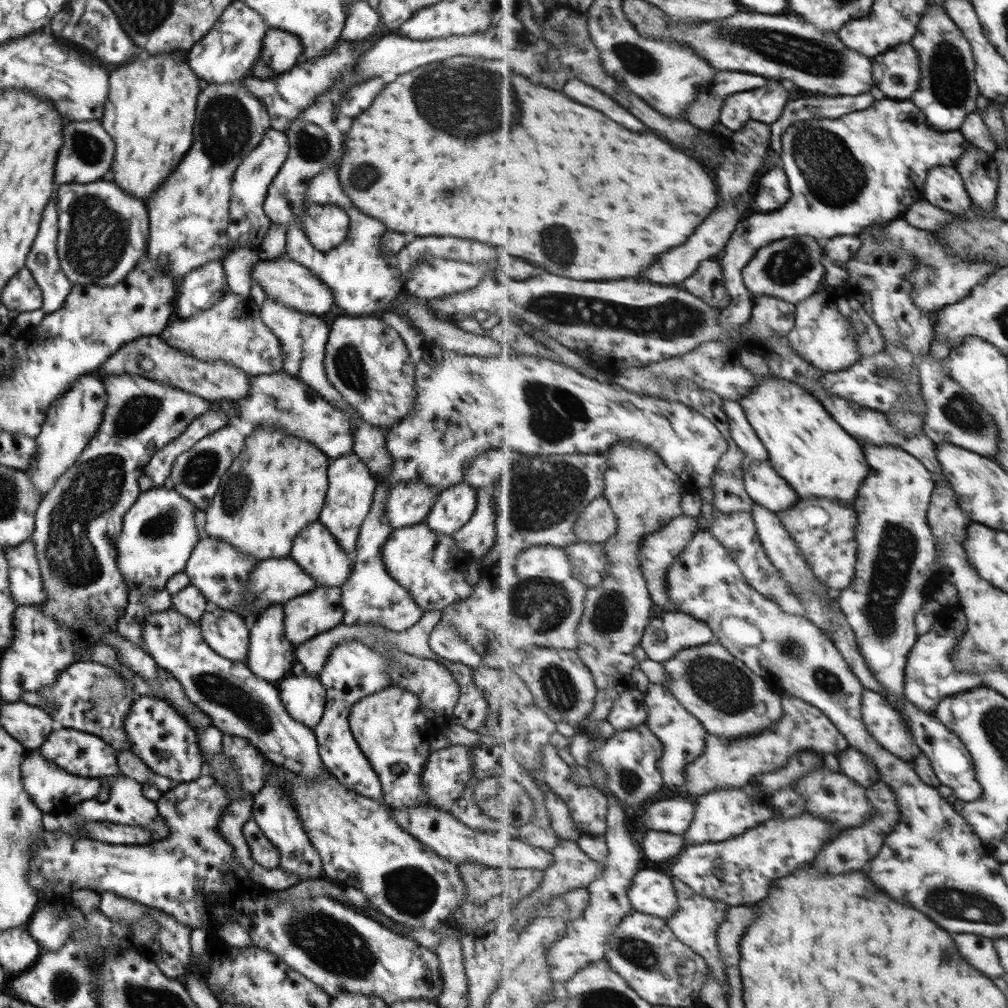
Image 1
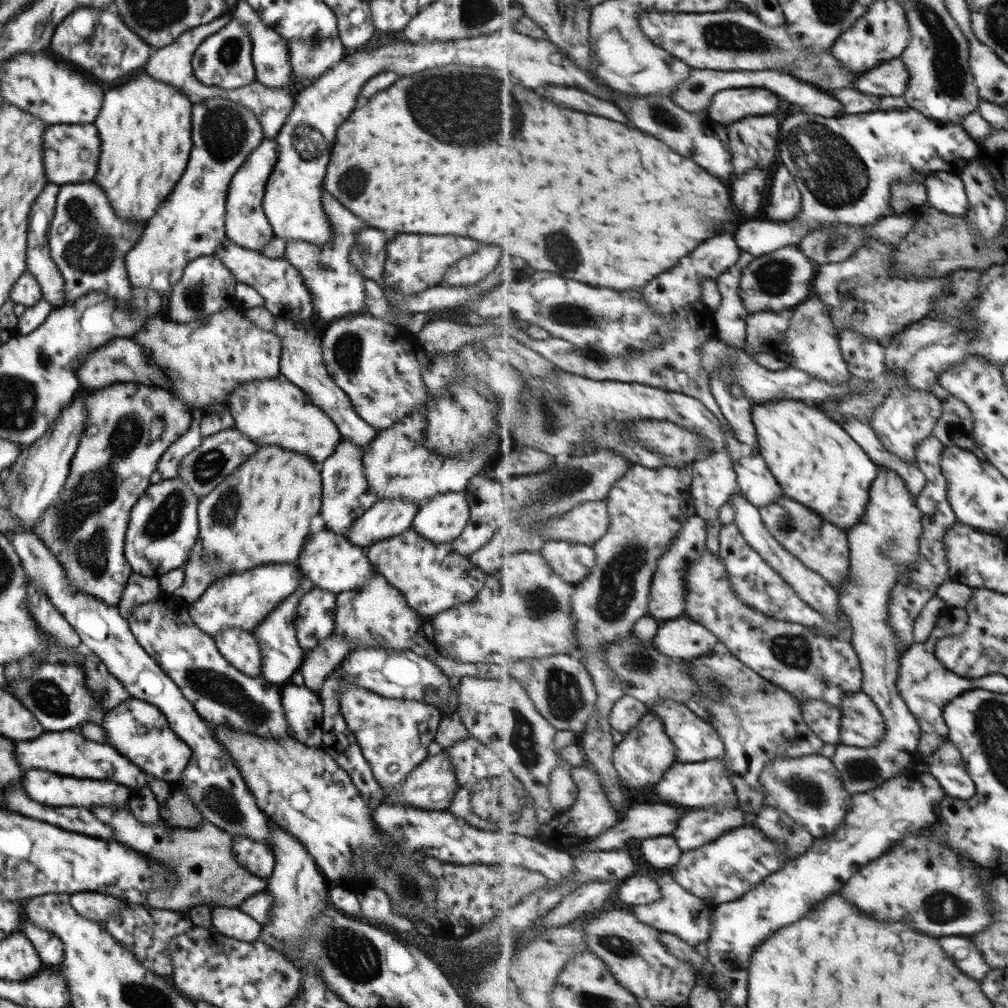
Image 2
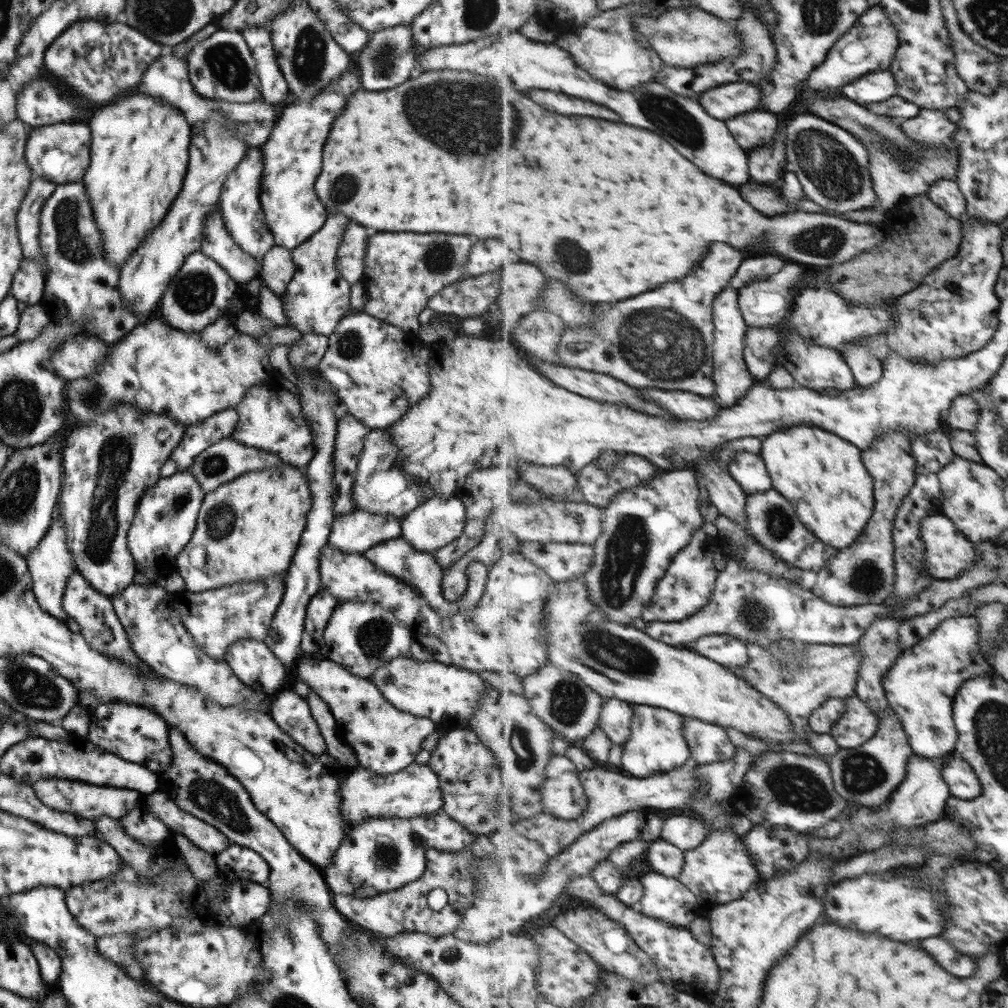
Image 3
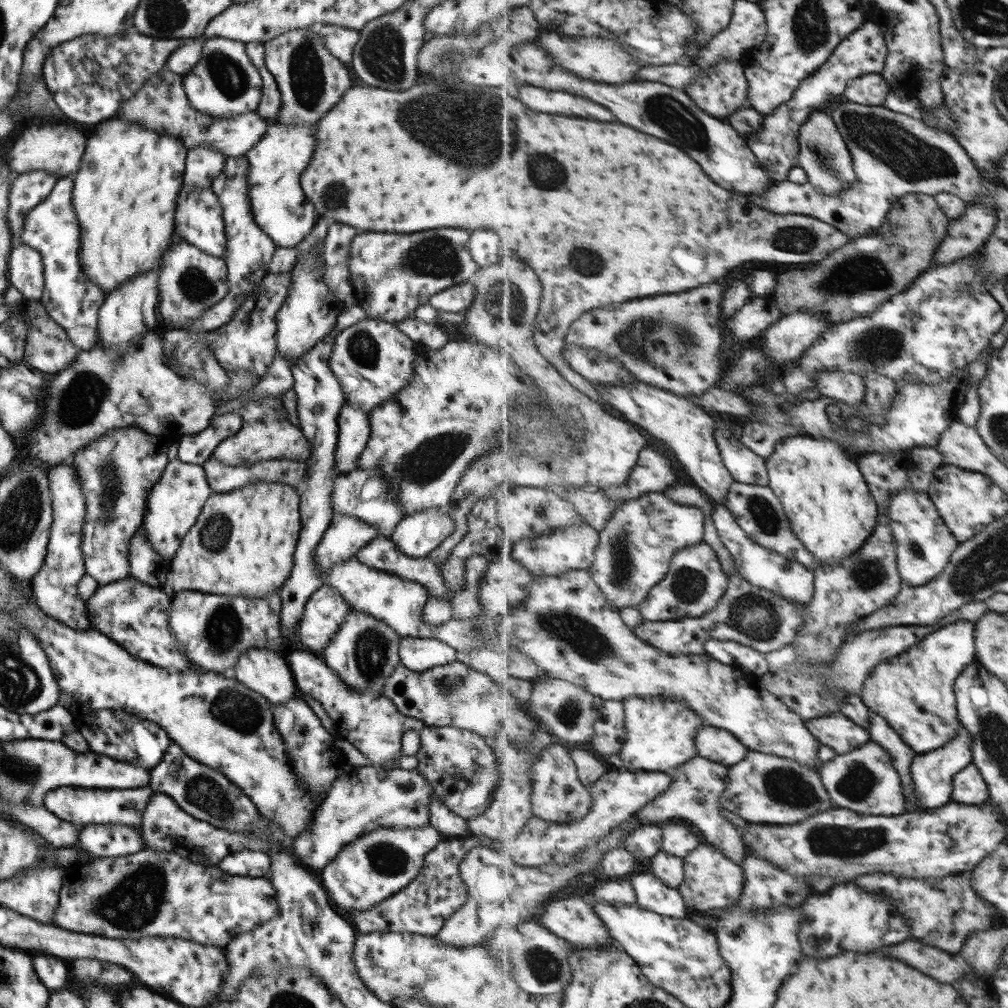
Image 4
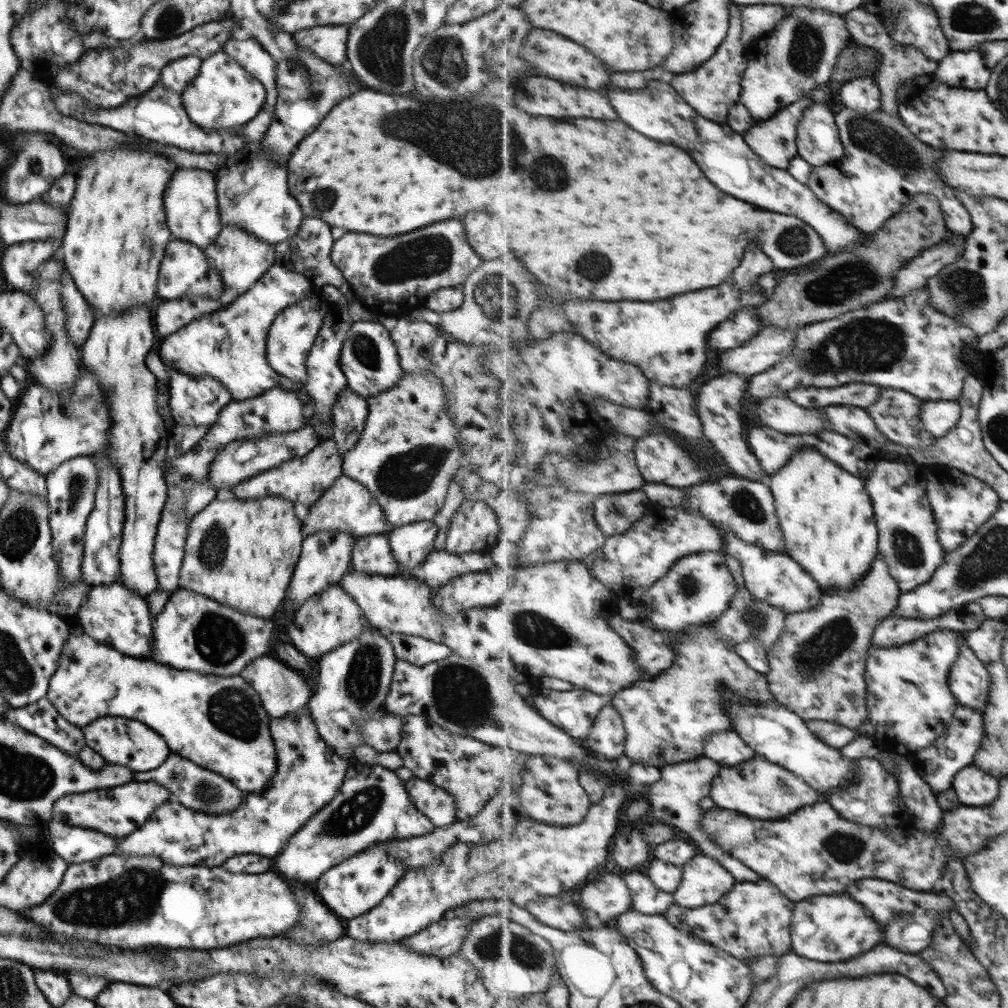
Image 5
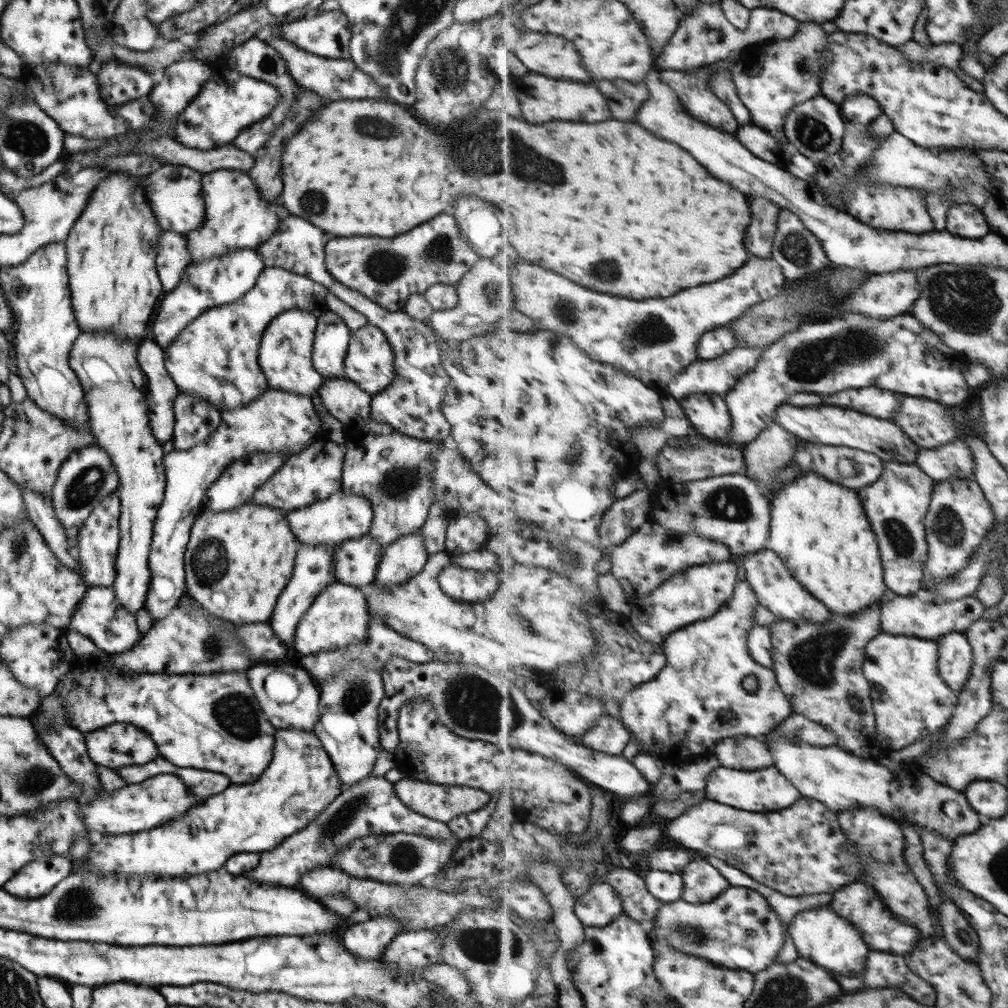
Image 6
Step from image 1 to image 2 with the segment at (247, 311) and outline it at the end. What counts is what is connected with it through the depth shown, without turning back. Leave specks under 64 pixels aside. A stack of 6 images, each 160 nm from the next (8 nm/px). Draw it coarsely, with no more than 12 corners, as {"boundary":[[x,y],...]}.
{"boundary":[[236,303],[131,338],[191,410],[278,371],[280,338]]}

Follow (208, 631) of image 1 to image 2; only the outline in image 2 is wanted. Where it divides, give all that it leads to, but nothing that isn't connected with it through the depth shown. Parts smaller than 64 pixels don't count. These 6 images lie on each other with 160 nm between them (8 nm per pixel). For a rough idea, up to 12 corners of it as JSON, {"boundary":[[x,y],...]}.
{"boundary":[[228,628],[213,637],[219,654],[247,676],[262,676],[251,632]]}

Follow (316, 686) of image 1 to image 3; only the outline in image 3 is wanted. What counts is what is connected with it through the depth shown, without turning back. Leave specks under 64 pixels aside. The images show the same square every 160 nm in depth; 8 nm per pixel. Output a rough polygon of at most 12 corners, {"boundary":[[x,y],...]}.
{"boundary":[[290,686],[268,712],[299,747],[315,755],[326,744],[307,701]]}

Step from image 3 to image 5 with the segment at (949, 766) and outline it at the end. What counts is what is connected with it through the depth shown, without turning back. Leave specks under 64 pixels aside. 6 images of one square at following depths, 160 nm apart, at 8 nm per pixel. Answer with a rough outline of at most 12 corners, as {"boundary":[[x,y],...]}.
{"boundary":[[973,764],[956,774],[962,804],[989,806],[1000,778]]}

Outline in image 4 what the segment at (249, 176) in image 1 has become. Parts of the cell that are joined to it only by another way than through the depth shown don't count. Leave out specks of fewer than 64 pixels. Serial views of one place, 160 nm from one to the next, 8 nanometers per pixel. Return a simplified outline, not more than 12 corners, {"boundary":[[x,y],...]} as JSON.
{"boundary":[[225,159],[210,189],[222,208],[227,294],[185,331],[228,323],[276,246],[253,223],[248,162]]}

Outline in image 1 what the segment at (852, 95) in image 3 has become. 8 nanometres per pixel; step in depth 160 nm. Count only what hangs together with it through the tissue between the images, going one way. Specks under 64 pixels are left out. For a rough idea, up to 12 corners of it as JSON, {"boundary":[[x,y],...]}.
{"boundary":[[912,42],[874,59],[876,85],[889,99],[919,89],[920,53]]}

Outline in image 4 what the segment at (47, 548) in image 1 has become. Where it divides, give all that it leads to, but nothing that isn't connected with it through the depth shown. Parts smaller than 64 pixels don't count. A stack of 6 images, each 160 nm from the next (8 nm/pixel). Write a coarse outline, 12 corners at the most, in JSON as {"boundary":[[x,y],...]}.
{"boundary":[[173,434],[101,435],[71,458],[79,545],[98,586],[128,576],[130,538]]}

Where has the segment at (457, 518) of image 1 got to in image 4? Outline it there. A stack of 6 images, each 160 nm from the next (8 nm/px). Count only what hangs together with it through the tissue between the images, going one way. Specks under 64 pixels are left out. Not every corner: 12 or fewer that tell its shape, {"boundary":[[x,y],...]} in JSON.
{"boundary":[[446,506],[404,515],[388,538],[427,557],[452,530]]}

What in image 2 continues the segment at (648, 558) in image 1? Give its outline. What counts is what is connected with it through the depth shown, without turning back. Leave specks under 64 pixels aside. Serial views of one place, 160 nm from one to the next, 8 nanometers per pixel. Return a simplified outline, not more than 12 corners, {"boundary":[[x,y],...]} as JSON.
{"boundary":[[688,518],[653,577],[651,617],[685,616],[707,524]]}

